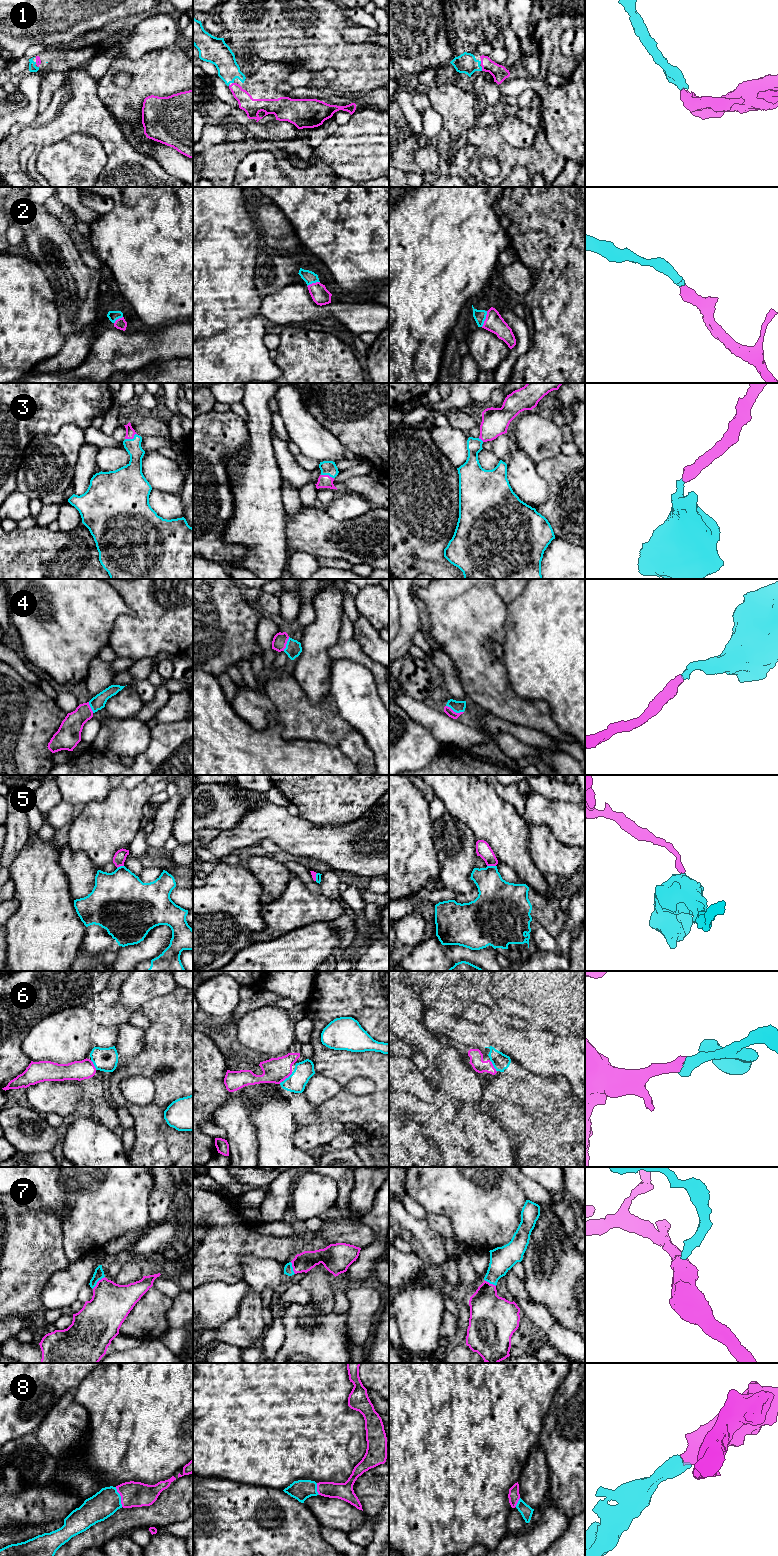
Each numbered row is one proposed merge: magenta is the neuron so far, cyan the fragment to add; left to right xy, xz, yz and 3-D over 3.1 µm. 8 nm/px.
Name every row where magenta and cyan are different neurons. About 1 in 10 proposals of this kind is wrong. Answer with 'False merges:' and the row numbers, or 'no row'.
False merges: 5

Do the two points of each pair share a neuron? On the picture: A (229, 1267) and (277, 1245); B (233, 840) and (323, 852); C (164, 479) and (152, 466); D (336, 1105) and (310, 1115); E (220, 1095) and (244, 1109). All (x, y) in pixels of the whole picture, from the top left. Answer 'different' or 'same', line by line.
A: same
B: same
C: same
D: different
E: different

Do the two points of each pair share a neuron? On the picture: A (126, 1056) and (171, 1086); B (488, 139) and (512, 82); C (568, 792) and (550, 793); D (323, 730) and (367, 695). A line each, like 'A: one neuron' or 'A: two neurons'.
A: two neurons
B: two neurons
C: one neuron
D: two neurons

